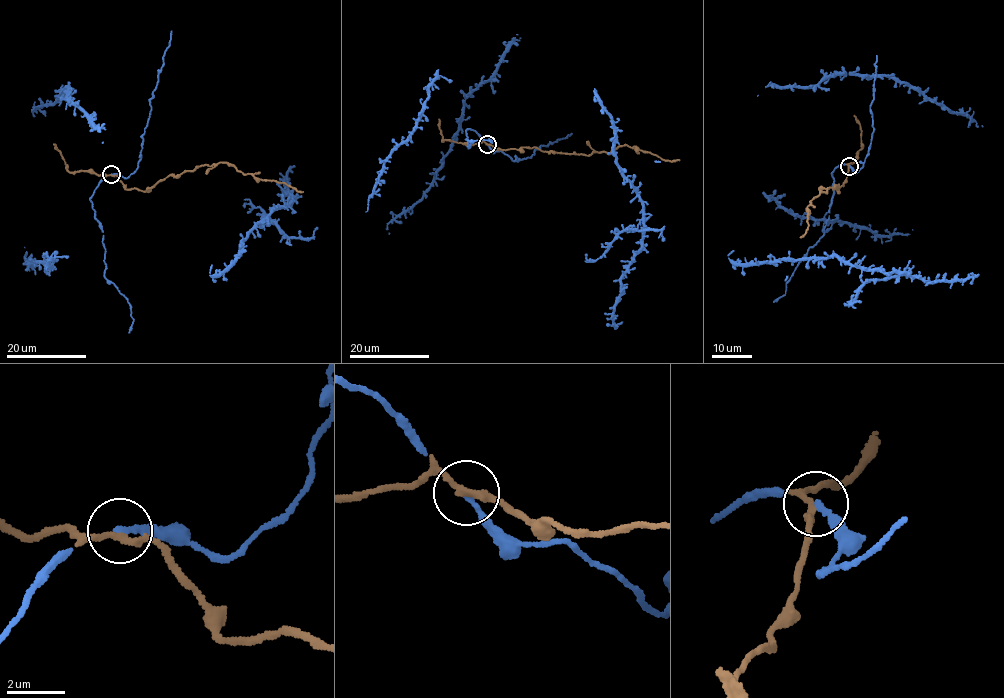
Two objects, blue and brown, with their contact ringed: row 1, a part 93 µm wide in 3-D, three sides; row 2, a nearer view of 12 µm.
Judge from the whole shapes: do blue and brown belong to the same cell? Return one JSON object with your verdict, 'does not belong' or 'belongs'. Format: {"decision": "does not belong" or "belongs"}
{"decision": "does not belong"}

